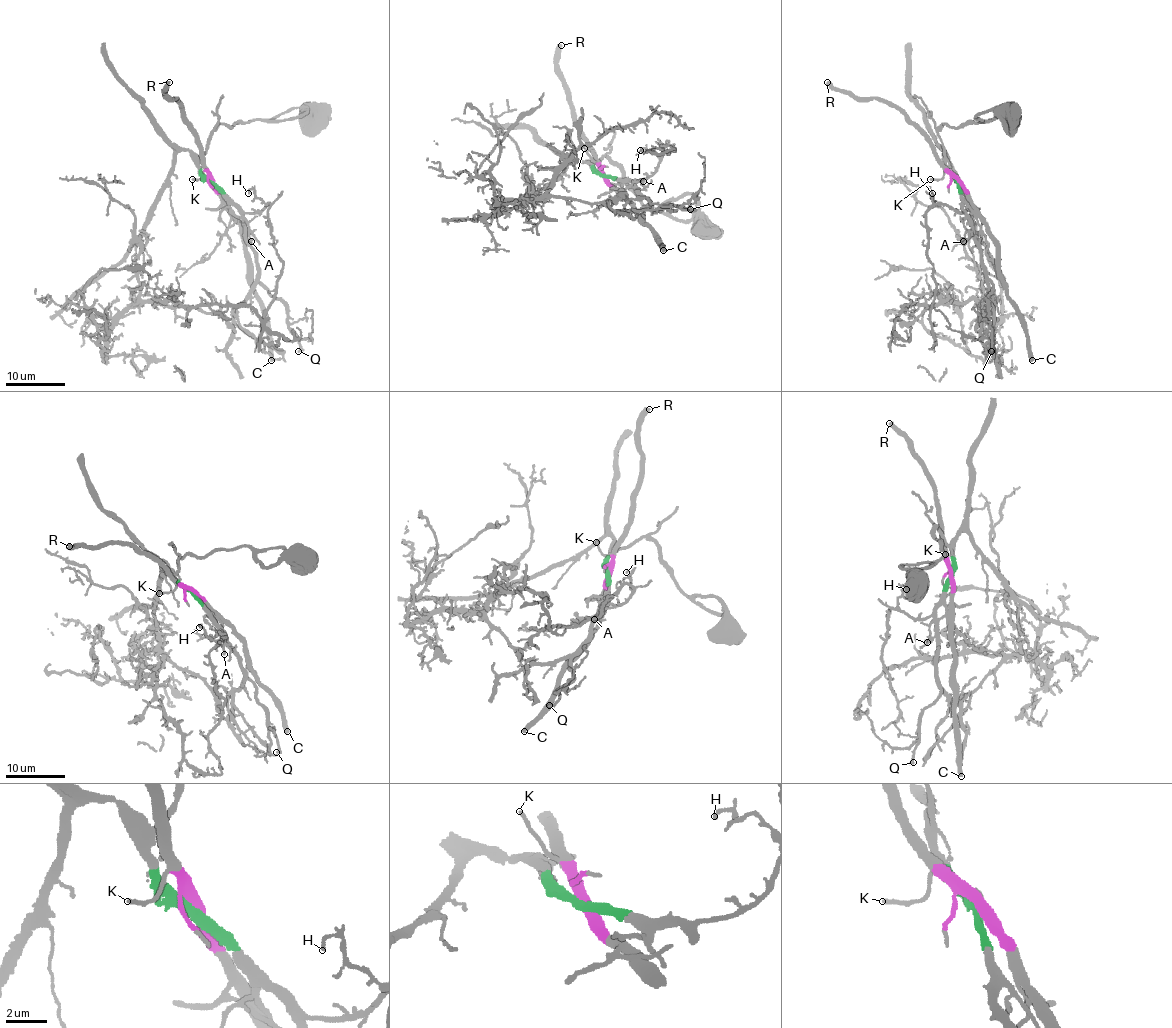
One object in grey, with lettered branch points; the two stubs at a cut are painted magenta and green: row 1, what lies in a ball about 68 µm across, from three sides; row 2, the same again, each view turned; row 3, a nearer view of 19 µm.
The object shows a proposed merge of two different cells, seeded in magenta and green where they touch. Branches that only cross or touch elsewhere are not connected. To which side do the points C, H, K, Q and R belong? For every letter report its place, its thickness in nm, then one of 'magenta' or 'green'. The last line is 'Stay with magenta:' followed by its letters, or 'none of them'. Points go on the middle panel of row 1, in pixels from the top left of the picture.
C: place (663, 250); calibre 500 nm; magenta
H: place (640, 150); calibre 140 nm; green
K: place (584, 148); calibre 180 nm; magenta
Q: place (690, 209); calibre 240 nm; green
R: place (561, 45); calibre 500 nm; magenta
Stay with magenta: C, K, R

